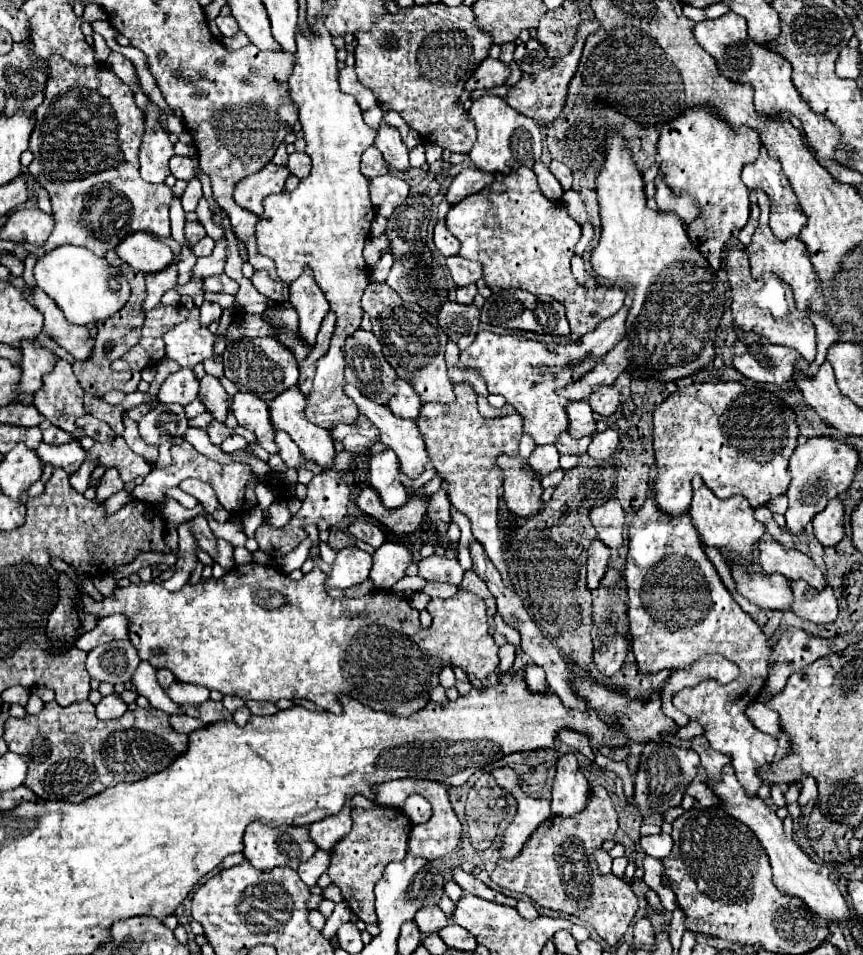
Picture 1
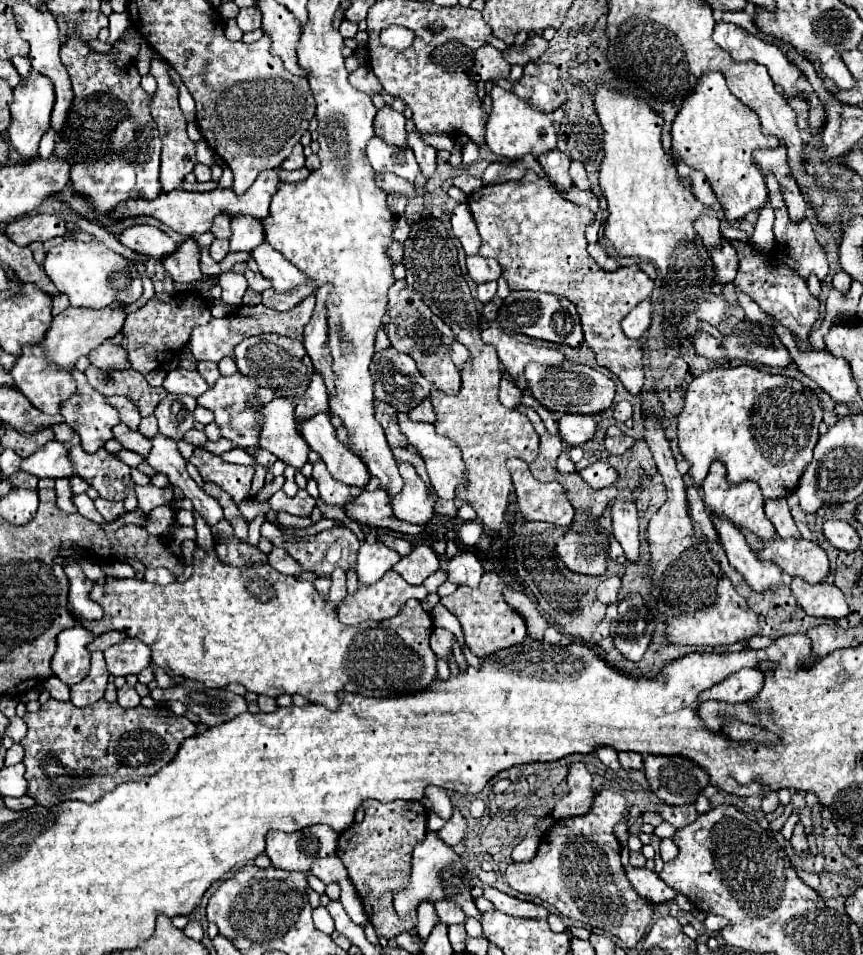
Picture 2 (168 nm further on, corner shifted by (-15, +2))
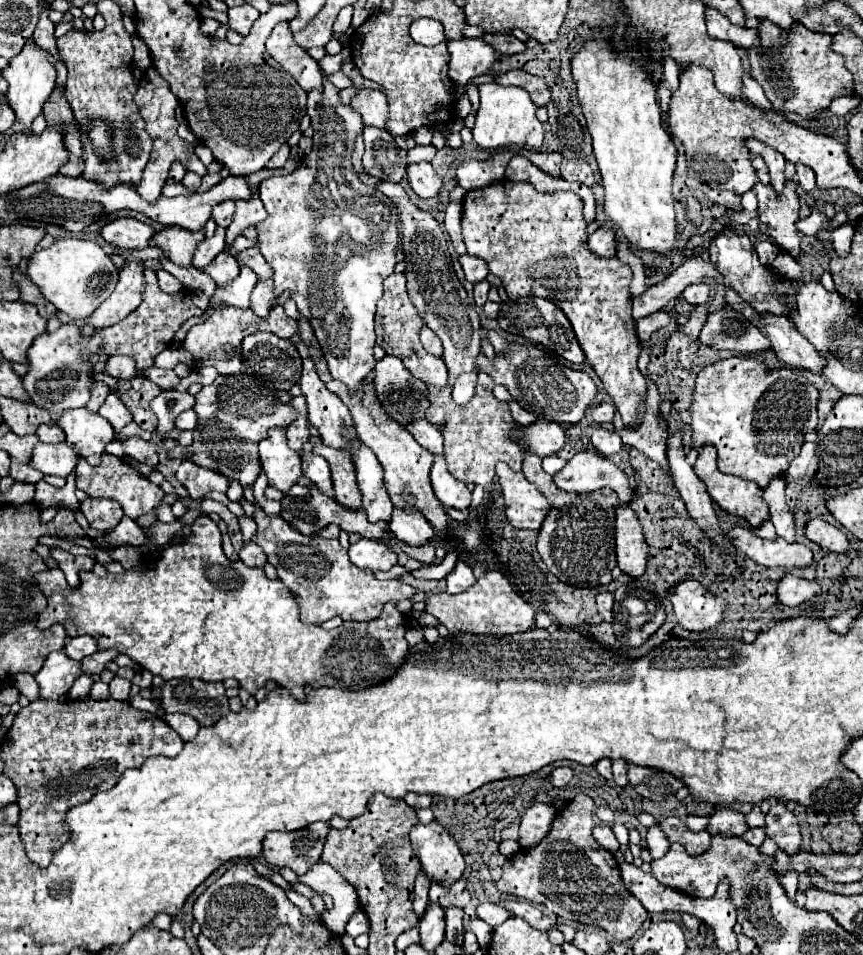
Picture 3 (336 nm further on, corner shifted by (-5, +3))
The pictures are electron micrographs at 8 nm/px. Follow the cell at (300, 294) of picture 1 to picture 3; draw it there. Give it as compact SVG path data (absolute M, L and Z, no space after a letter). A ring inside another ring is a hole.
M300 316L298 318L298 342L296 342L296 348L302 356L302 364L304 364L304 370L302 370L302 378L300 378L300 390L302 394L306 396L306 402L308 402L308 420L312 426L318 428L320 432L320 438L326 446L330 448L346 448L346 438L342 436L342 428L350 428L352 434L356 436L354 432L354 426L352 426L352 418L350 418L350 412L348 408L342 404L342 400L338 396L334 396L334 392L326 390L326 384L322 384L320 376L318 376L318 370L316 370L316 360L310 356L310 350L308 350L308 344L312 344L316 338L314 338L314 332L312 332L312 326L310 322Z

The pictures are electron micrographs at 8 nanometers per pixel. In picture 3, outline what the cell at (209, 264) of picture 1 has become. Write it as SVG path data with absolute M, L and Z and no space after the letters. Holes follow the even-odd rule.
M254 192L250 200L238 200L234 220L226 228L226 244L230 246L236 240L236 236L240 236L250 226L258 226L264 218L266 218L266 210L258 198L258 192Z

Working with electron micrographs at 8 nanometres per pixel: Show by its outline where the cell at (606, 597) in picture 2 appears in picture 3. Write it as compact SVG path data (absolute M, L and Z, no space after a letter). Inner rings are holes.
M598 592L598 594L596 594L598 614L600 614L606 622L612 622L612 602L614 602L614 594L612 594L612 592Z

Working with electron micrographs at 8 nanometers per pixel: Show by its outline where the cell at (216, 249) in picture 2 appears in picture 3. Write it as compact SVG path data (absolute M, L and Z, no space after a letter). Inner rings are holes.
M216 228L214 236L212 238L206 238L198 244L196 252L194 252L194 260L192 260L192 266L194 268L204 268L208 266L220 252L224 252L226 244L224 244L224 228Z

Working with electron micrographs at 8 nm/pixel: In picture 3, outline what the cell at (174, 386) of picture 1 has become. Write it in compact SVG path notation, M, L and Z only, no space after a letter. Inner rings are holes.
M152 366L152 368L144 370L144 376L150 382L158 384L162 390L172 390L172 388L176 388L180 384L180 378L174 374L174 370L162 370L162 368Z

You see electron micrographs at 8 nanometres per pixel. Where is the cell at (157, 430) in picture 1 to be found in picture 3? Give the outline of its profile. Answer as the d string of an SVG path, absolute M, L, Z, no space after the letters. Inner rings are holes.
M164 390L150 402L150 410L158 418L156 432L162 440L166 438L166 434L170 430L174 430L176 416L180 412L192 408L192 404L194 404L194 396L188 392L178 392L178 390Z

